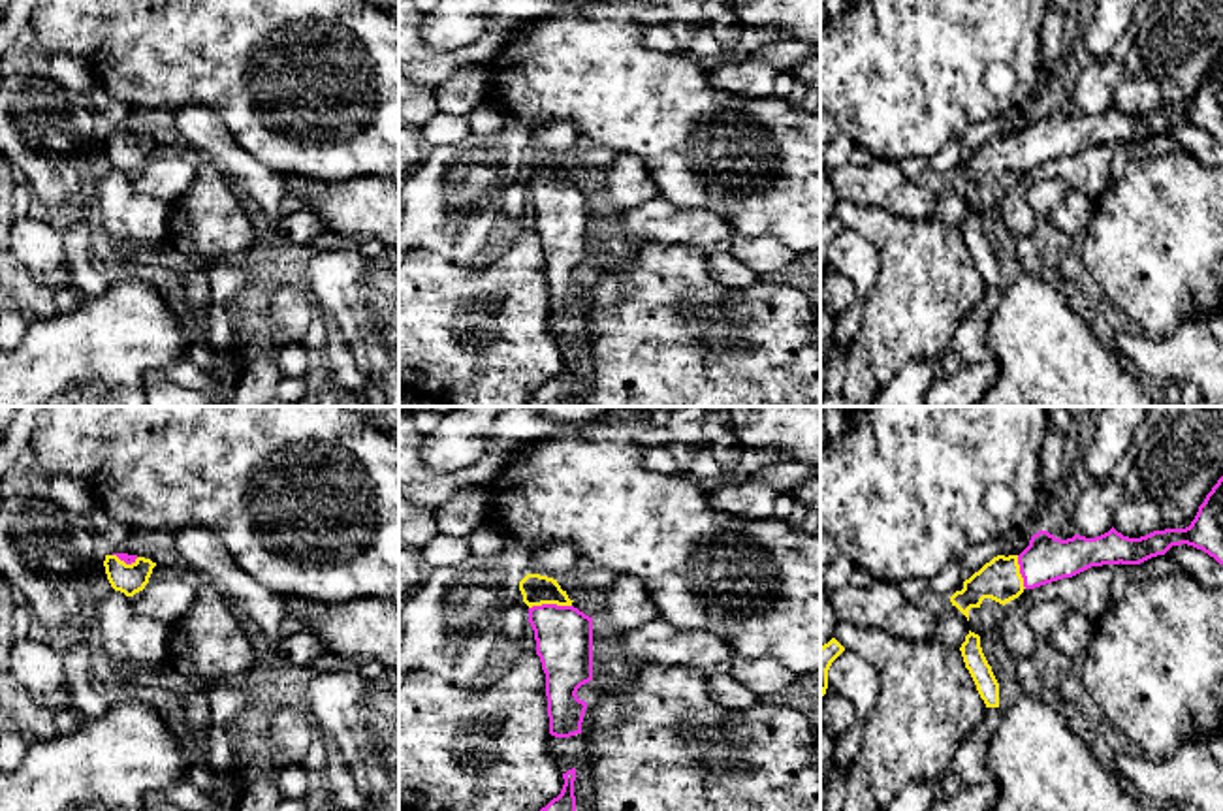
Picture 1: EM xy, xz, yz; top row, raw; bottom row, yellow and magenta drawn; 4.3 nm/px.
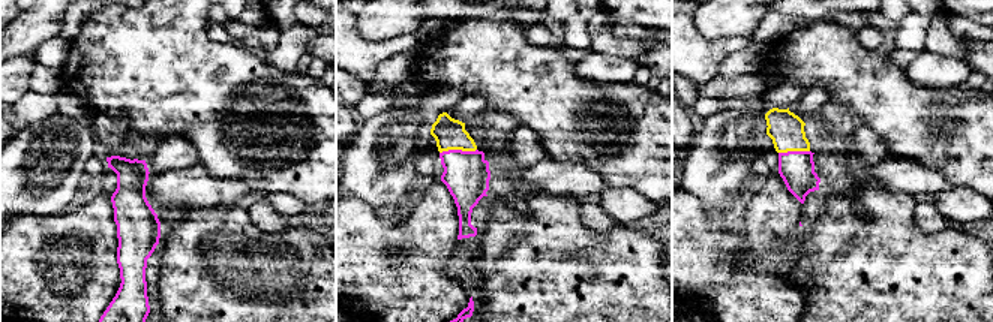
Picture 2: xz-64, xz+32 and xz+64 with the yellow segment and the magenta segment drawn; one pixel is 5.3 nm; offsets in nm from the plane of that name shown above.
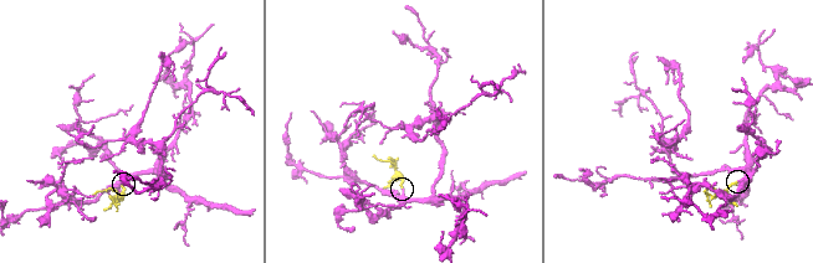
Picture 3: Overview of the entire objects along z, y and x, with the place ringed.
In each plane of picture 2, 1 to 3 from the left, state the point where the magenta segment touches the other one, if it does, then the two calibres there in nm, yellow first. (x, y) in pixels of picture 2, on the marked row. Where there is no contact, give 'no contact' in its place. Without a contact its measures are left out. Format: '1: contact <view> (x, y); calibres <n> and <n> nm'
1: no contact
2: contact xz+32 (458, 149); calibres 170 and 240 nm
3: contact xz+64 (794, 150); calibres 190 and 190 nm

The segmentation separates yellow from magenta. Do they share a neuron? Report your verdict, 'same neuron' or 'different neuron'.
same neuron

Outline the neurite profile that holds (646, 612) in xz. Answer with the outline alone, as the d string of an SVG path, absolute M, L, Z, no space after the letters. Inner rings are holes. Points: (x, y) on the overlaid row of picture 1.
M621 578L598 598L595 628L606 634L619 634L627 627L645 625L657 617L643 583L636 578Z

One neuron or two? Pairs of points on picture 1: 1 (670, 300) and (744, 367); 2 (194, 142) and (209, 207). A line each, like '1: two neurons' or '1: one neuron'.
1: one neuron
2: two neurons

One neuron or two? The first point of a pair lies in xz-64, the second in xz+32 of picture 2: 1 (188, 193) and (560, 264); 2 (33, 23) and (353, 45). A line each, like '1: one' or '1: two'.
1: two
2: two

